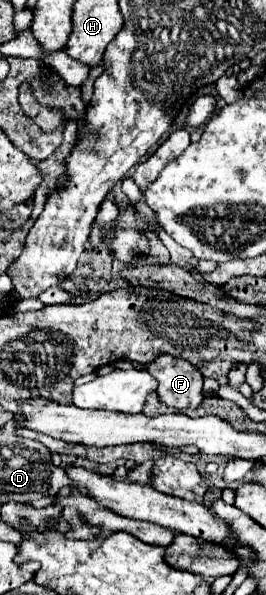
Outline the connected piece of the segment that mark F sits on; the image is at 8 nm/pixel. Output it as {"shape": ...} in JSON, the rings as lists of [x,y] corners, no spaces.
{"shape":[[[160,354],[146,368],[160,382],[156,394],[162,404],[182,412],[196,410],[202,406],[204,378],[190,362],[174,358],[170,354]]]}

